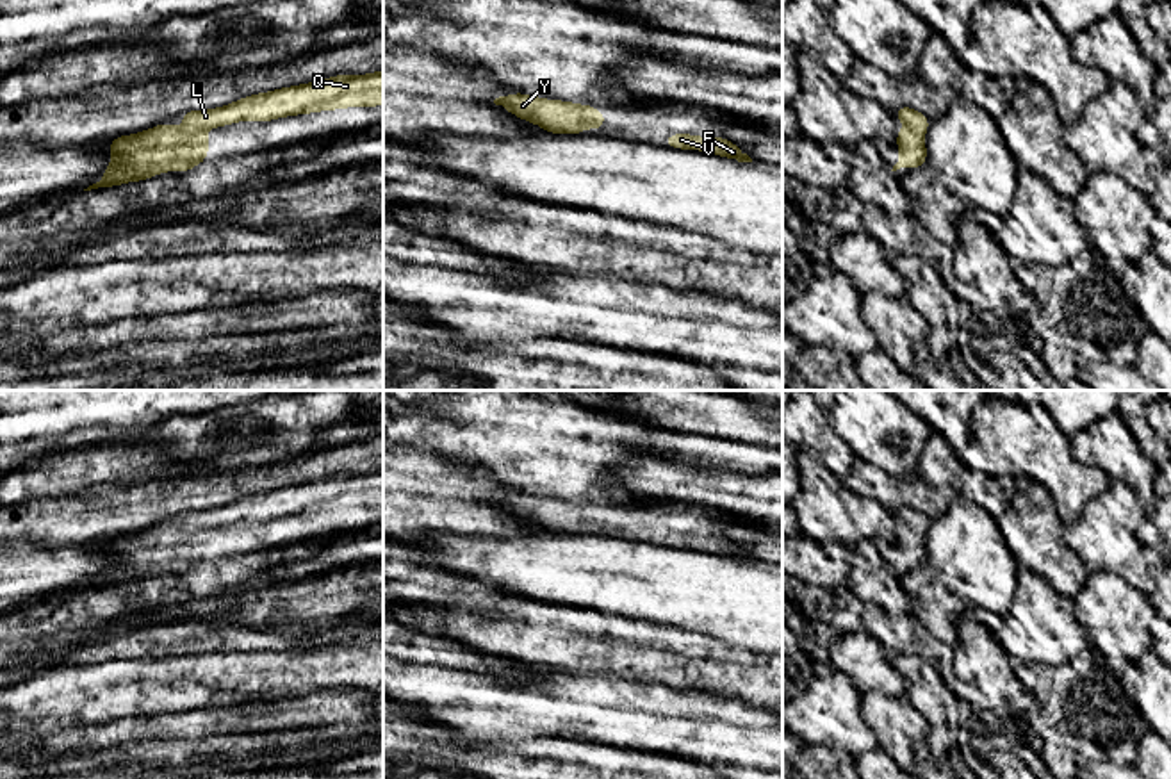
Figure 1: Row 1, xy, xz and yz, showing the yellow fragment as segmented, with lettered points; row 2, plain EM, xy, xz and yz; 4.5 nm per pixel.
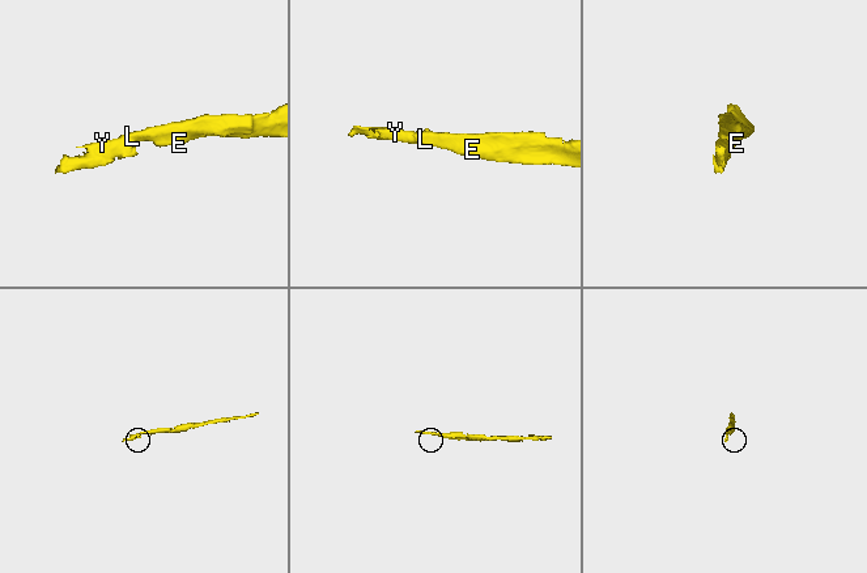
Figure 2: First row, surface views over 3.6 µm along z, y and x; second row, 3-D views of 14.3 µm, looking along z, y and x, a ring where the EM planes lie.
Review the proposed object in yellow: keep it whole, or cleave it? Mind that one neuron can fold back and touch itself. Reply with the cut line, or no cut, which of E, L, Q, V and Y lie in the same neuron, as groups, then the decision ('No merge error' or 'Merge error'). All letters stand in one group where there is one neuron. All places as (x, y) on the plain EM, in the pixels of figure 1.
No split. Groups: E L Q V Y. No merge error

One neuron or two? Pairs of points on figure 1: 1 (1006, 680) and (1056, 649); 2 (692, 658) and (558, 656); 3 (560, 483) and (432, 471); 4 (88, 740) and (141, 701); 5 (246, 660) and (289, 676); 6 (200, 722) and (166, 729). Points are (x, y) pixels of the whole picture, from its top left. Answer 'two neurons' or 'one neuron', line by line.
1: two neurons
2: one neuron
3: two neurons
4: two neurons
5: one neuron
6: one neuron

